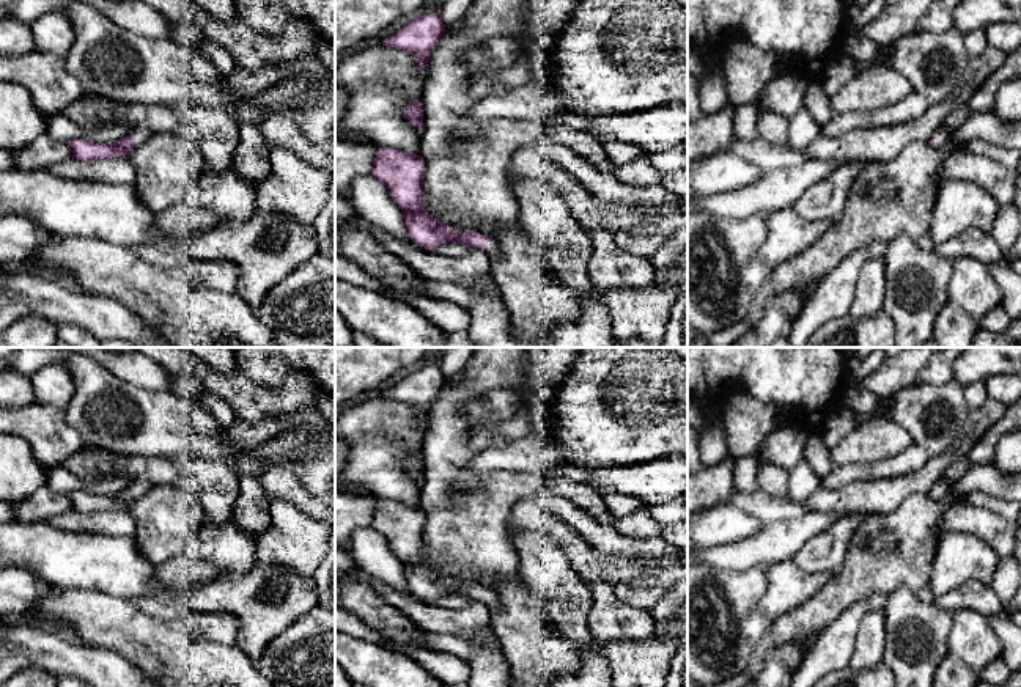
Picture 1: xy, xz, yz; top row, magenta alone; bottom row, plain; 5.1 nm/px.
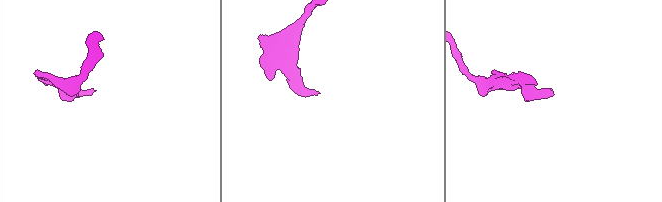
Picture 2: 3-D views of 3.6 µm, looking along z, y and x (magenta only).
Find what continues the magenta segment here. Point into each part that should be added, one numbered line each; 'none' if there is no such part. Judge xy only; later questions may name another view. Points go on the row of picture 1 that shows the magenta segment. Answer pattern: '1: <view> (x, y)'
1: xy (139, 134)

